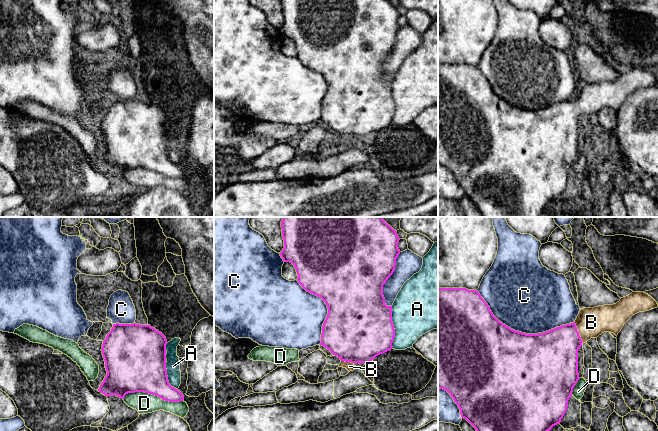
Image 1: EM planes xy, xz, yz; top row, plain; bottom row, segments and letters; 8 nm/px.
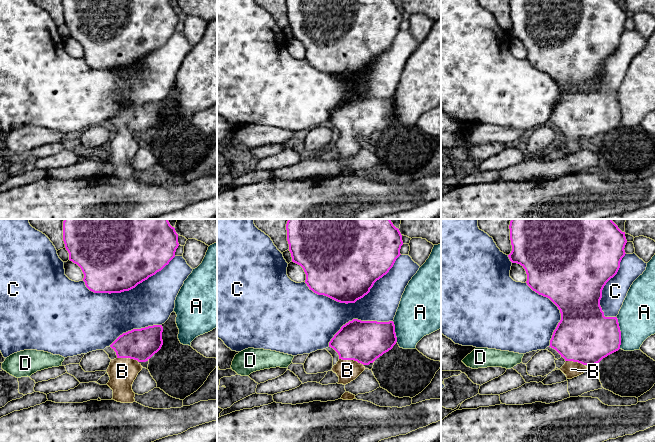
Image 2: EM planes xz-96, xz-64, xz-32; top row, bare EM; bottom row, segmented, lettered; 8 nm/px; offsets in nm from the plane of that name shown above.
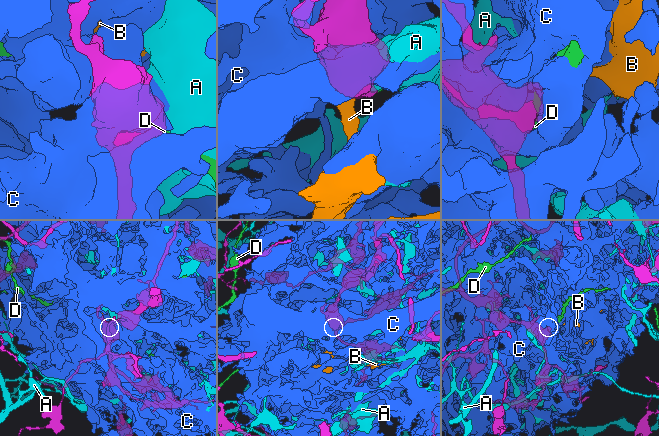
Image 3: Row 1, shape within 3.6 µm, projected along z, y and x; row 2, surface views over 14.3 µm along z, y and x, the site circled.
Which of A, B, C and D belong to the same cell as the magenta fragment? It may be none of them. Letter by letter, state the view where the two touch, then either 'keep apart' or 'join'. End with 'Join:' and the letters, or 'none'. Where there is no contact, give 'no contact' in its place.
A: xz | keep apart
B: yz | join
C: yz | keep apart
D: xy | keep apart
Join: B

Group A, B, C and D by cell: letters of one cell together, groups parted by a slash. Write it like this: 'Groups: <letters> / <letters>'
Groups: A / B / C / D

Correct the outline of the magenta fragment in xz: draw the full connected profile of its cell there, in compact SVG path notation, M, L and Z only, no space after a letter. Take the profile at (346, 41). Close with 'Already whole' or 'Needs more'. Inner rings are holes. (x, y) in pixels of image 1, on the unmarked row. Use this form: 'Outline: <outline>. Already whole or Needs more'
Outline: M281 0L281 4L284 16L281 34L294 41L302 64L320 73L327 81L320 121L341 136L339 143L350 148L356 145L355 139L368 139L391 126L395 105L392 82L385 80L383 61L393 50L400 30L396 6L388 0Z. Needs more

